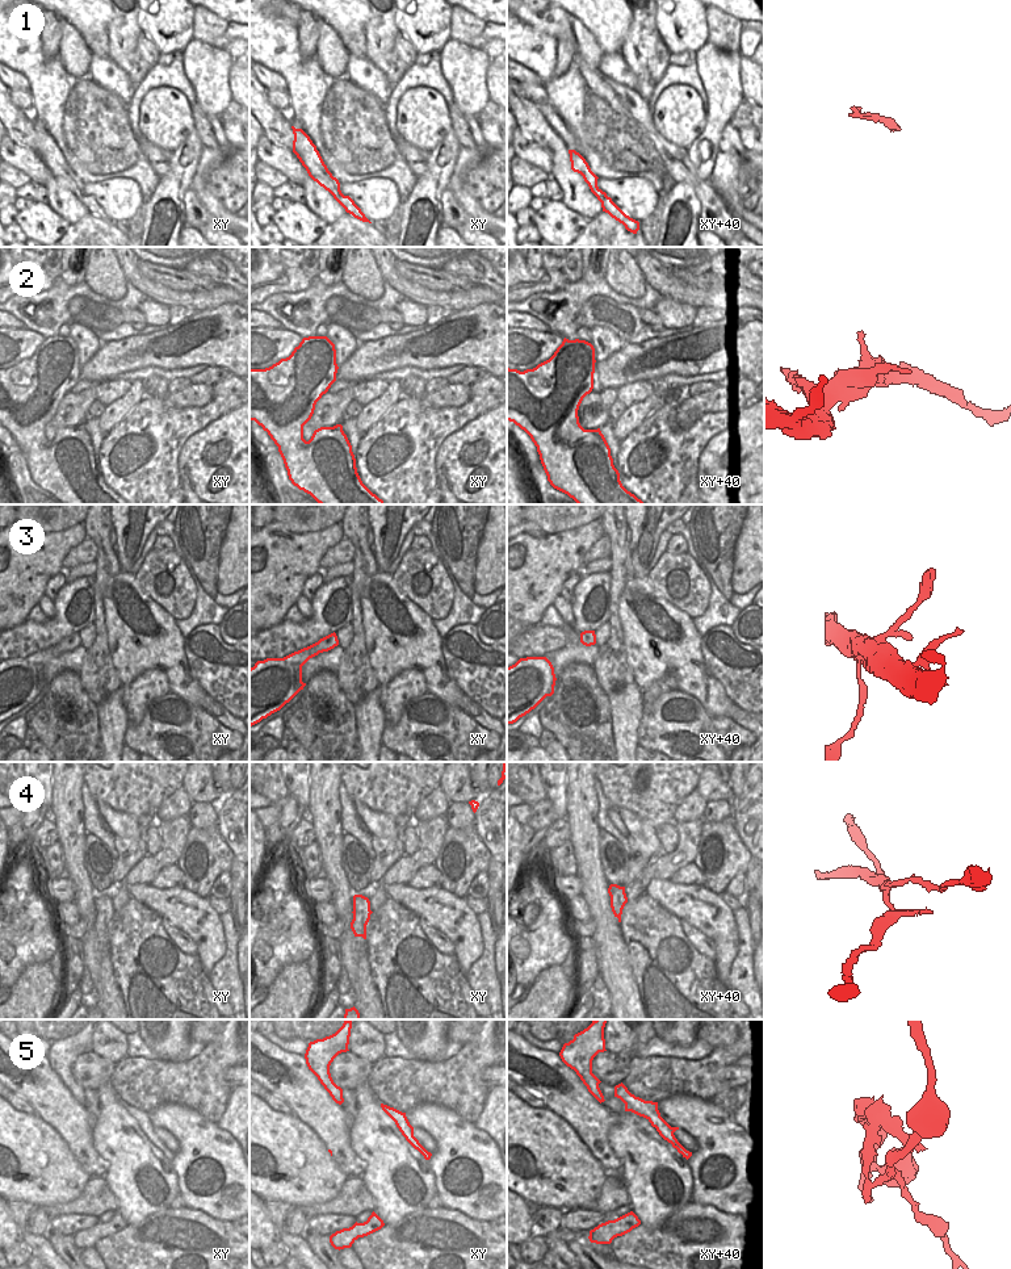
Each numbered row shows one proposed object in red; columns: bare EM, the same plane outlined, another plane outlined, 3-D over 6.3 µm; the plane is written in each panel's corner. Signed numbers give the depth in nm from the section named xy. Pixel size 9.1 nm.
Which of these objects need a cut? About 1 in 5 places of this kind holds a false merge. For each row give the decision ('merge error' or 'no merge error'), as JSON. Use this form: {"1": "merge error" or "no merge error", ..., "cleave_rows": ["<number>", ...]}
{"1": "no merge error", "2": "no merge error", "3": "no merge error", "4": "no merge error", "5": "merge error", "cleave_rows": ["5"]}

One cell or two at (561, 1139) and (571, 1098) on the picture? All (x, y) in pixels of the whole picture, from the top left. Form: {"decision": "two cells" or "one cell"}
{"decision": "two cells"}

